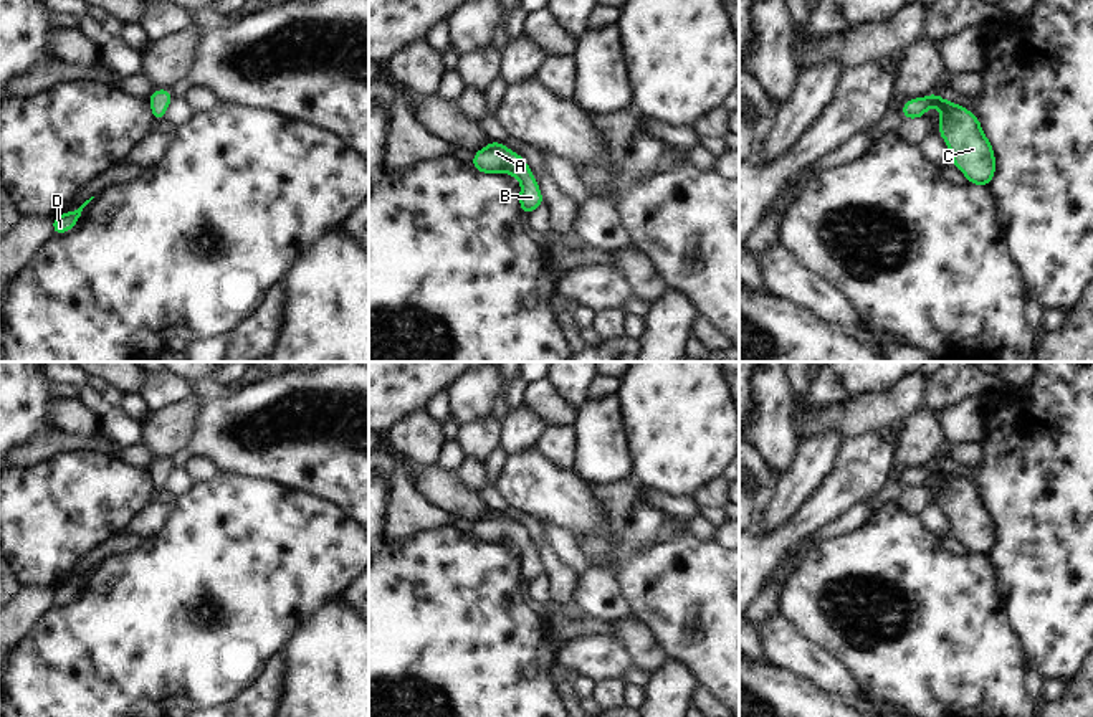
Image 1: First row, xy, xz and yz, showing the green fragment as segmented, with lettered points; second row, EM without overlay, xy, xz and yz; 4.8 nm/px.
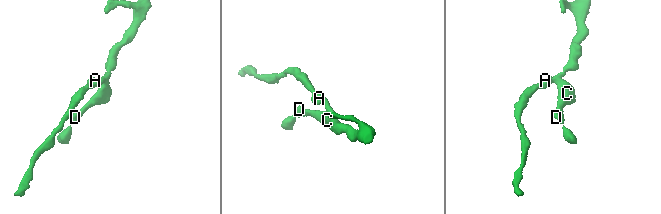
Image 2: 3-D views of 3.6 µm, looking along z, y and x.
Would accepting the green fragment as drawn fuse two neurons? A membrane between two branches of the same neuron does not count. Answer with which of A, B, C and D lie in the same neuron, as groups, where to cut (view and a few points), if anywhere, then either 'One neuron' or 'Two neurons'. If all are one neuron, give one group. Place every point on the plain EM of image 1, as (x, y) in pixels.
Groups: A B C D. No split. One neuron.

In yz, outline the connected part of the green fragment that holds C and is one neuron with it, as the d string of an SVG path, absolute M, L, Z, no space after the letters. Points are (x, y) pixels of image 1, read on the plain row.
M936 463L908 469L900 482L906 489L916 489L926 486L928 477L941 479L939 504L951 520L952 535L967 547L969 553L989 555L995 544L995 527L979 489L969 479Z

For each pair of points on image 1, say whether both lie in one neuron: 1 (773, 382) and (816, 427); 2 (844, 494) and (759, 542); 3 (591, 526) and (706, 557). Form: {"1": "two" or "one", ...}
{"1": "two", "2": "one", "3": "one"}

